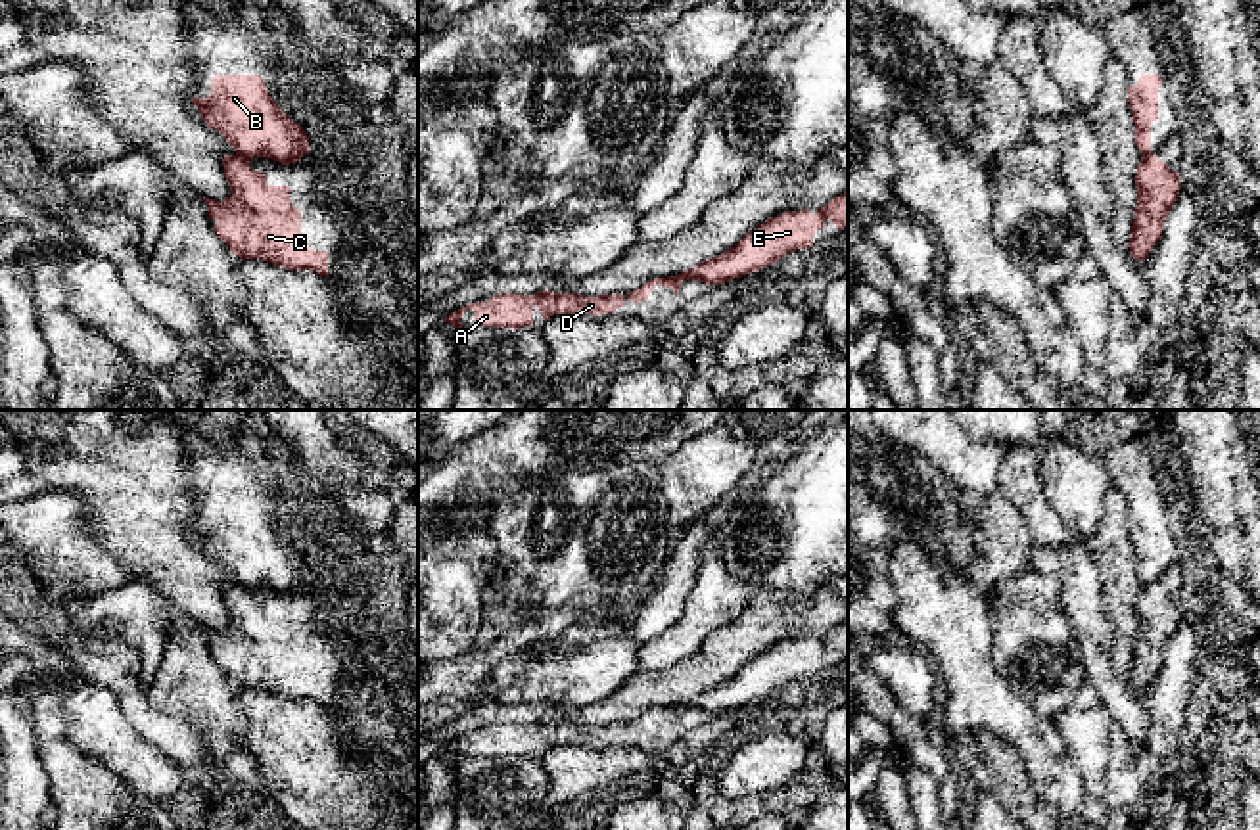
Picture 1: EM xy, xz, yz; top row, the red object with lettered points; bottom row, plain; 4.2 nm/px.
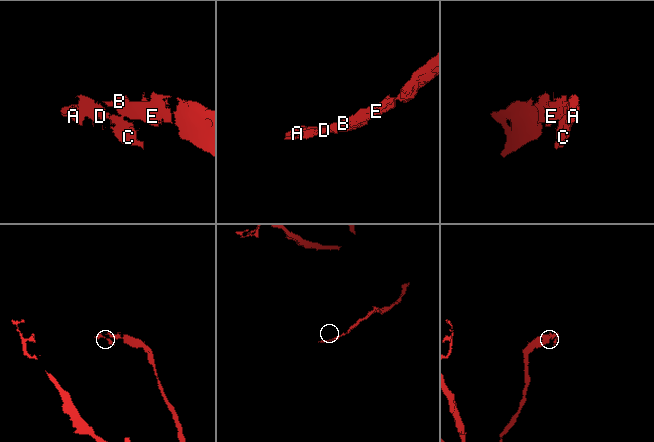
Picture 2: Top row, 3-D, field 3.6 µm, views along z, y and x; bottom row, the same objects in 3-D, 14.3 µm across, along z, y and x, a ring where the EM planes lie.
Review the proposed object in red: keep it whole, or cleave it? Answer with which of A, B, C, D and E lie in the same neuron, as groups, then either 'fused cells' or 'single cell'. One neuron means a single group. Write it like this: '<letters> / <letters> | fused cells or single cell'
A C D / B E | fused cells

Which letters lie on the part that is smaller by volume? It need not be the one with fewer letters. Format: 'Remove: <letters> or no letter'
Remove: A, C, D

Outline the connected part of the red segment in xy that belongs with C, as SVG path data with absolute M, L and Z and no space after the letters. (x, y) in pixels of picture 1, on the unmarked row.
M224 585L224 604L232 625L224 631L207 629L209 648L215 648L215 663L240 688L261 688L288 700L315 700L328 705L328 682L301 677L301 638L295 638L290 629L288 615L268 615L261 600L251 598L247 585Z

